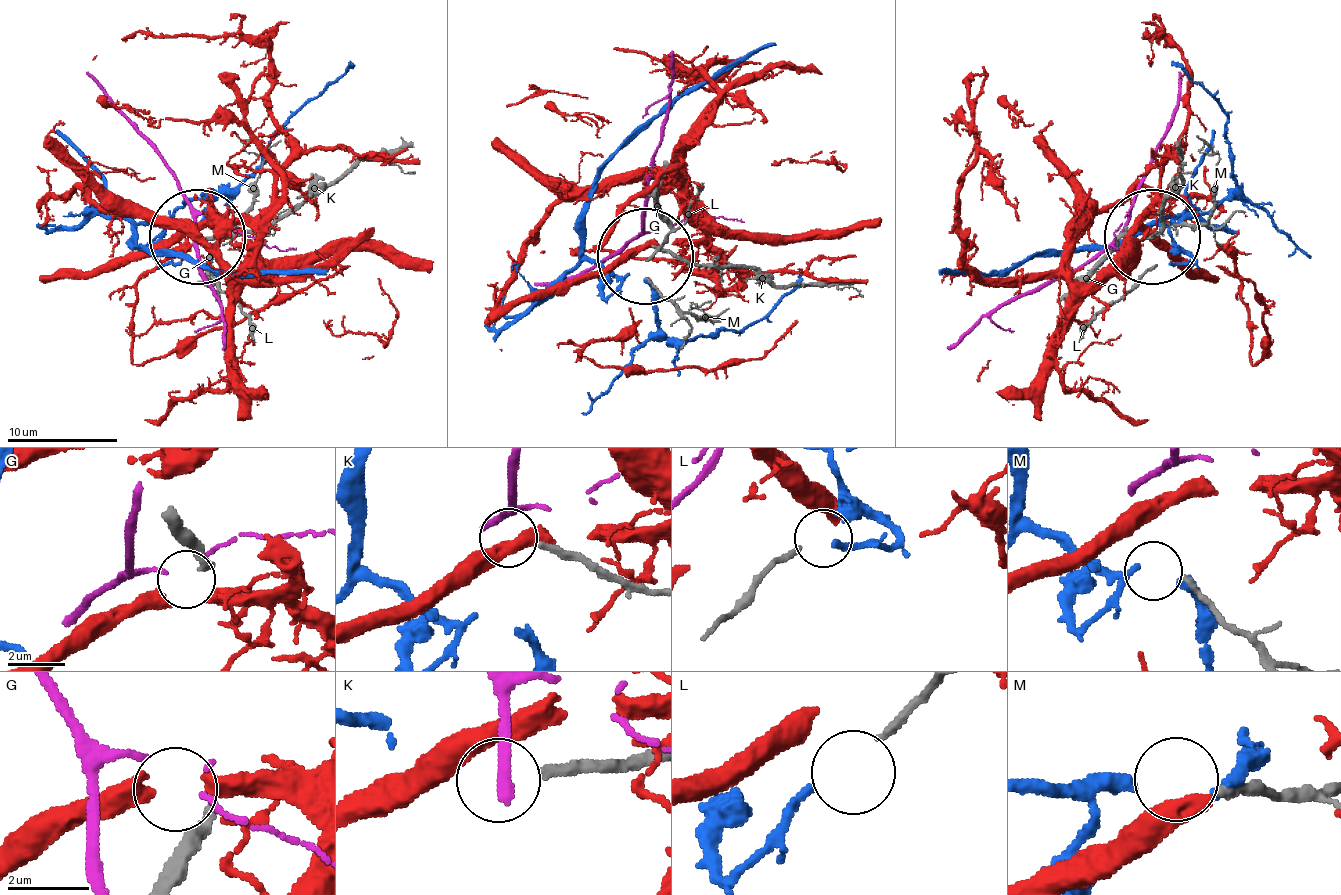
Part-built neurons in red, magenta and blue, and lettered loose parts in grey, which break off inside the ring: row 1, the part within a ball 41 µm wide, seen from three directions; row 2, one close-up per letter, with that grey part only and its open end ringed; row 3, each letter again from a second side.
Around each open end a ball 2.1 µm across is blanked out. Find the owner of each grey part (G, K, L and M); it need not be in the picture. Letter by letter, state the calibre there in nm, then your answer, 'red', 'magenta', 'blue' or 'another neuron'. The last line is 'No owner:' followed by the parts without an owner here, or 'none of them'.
G: 260 nm thick; another neuron
K: 240 nm thick; another neuron
L: 190 nm thick; another neuron
M: 200 nm thick; another neuron
No owner: G, K, L, M

